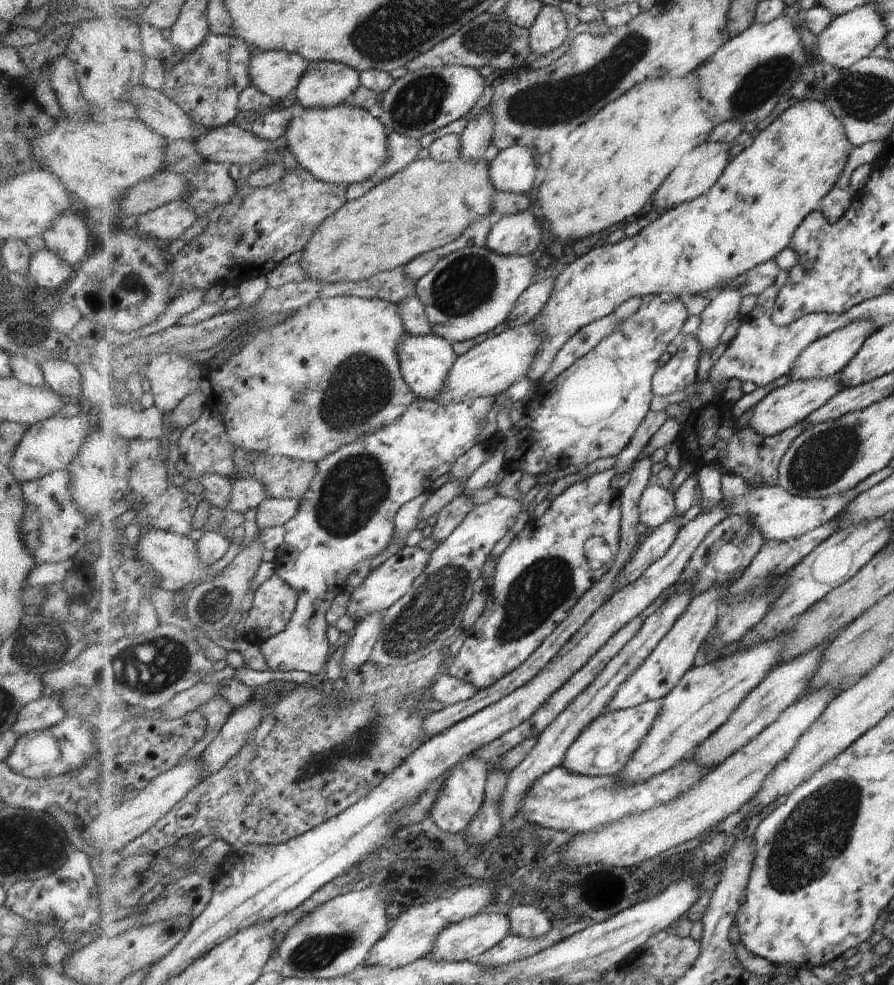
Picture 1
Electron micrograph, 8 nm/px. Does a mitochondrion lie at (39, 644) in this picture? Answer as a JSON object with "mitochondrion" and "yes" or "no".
{"mitochondrion":"yes"}

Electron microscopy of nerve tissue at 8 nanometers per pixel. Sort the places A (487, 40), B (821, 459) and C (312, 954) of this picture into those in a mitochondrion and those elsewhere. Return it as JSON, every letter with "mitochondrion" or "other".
{"A":"mitochondrion","B":"mitochondrion","C":"mitochondrion"}

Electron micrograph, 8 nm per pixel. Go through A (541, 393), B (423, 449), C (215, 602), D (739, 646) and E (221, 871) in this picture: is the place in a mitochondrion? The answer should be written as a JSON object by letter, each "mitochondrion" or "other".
{"A":"other","B":"other","C":"mitochondrion","D":"other","E":"other"}

